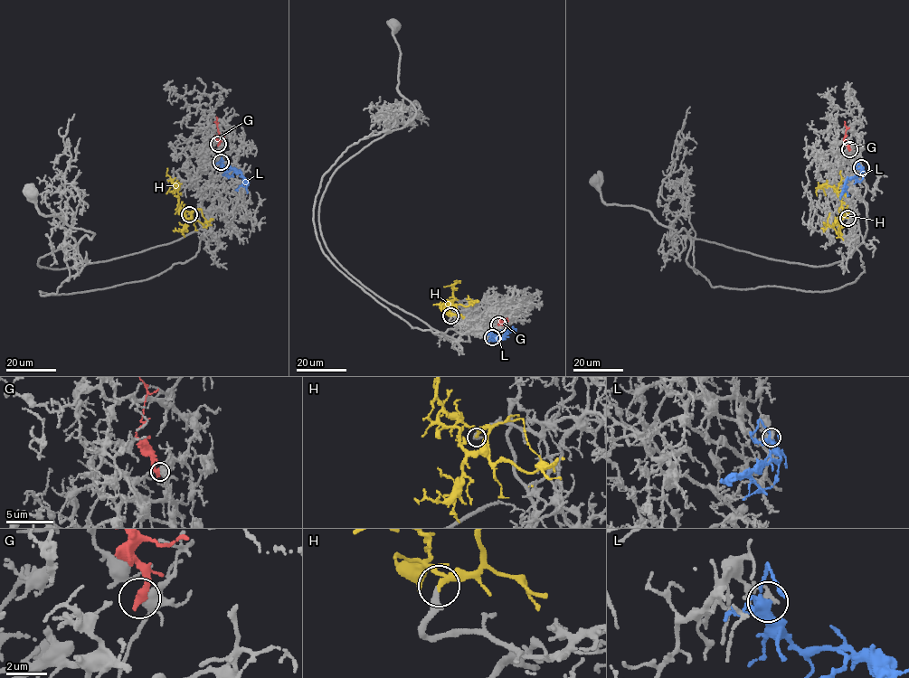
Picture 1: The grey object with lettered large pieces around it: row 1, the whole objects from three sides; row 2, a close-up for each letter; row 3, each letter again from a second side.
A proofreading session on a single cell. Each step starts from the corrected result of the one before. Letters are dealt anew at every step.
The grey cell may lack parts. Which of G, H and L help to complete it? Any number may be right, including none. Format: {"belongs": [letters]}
{"belongs": ["H"]}

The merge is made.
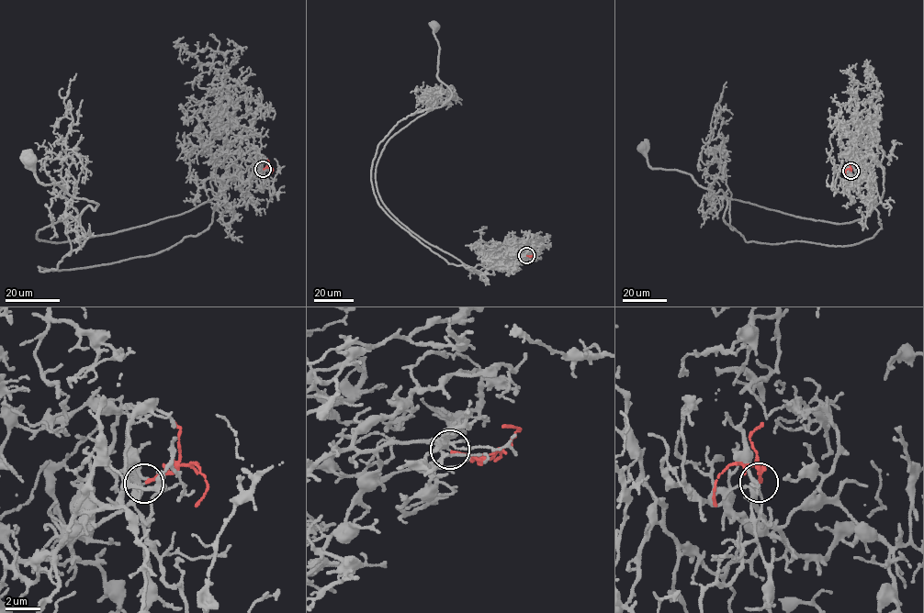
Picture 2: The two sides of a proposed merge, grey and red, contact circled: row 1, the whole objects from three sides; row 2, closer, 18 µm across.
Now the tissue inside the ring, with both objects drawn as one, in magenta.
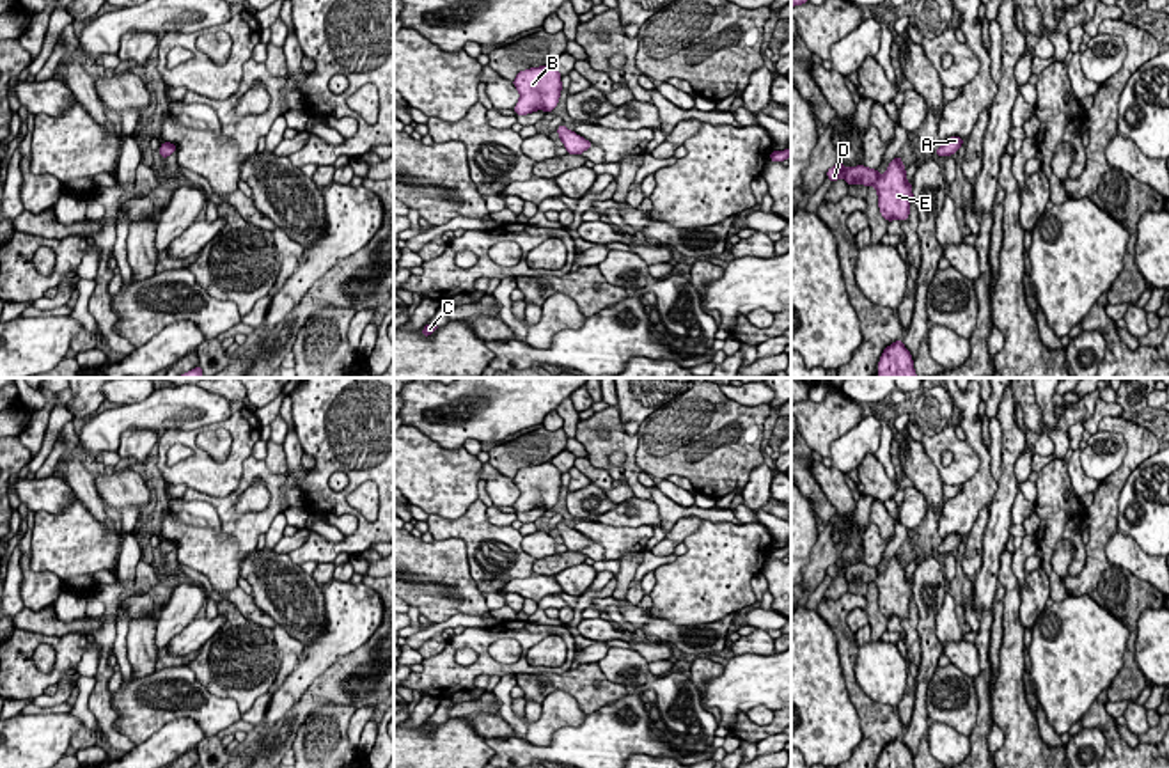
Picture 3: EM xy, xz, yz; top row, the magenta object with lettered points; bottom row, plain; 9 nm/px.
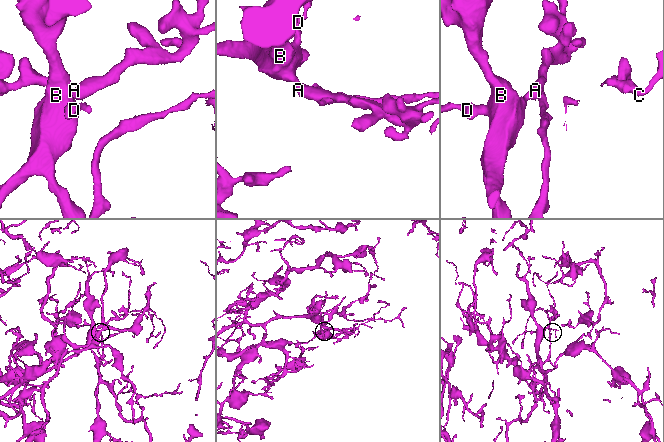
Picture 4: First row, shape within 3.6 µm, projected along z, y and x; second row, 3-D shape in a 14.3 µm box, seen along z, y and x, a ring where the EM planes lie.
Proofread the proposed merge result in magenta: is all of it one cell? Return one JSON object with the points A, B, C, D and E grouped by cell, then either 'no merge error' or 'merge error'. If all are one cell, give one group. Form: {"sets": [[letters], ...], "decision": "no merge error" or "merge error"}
{"sets": [["A", "B", "C", "D", "E"]], "decision": "no merge error"}

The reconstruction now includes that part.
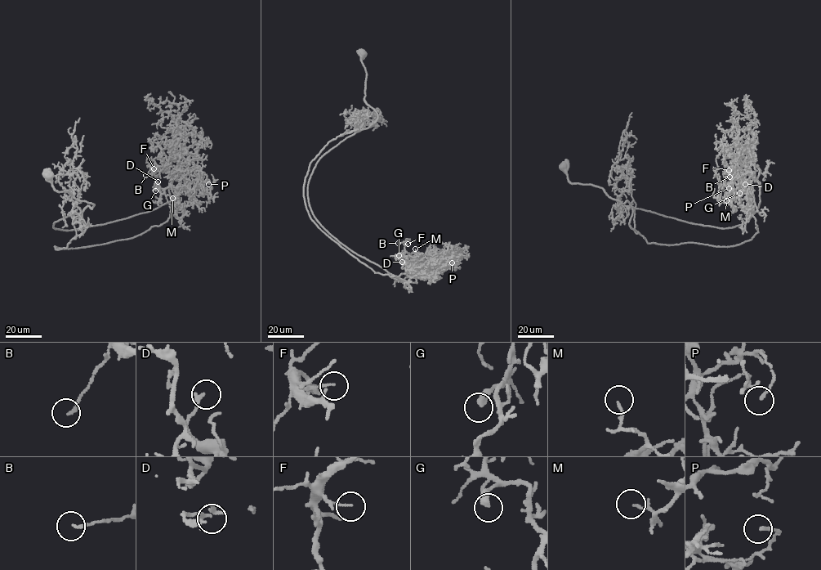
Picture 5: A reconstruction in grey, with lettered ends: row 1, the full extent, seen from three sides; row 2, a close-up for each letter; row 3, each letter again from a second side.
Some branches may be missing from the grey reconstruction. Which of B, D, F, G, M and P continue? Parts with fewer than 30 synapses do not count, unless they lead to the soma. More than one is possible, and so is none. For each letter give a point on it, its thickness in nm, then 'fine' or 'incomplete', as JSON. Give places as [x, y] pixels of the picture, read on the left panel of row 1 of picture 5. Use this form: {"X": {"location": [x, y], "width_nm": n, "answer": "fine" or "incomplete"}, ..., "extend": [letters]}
{"B": {"location": [145, 175], "width_nm": 150, "answer": "fine"}, "D": {"location": [158, 181], "width_nm": 200, "answer": "fine"}, "F": {"location": [153, 168], "width_nm": 100, "answer": "fine"}, "G": {"location": [155, 190], "width_nm": 380, "answer": "fine"}, "M": {"location": [172, 198], "width_nm": 80, "answer": "fine"}, "P": {"location": [208, 184], "width_nm": 140, "answer": "fine"}, "extend": []}

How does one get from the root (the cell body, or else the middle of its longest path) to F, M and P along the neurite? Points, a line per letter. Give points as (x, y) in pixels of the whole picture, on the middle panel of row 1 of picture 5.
F: (362, 54), (364, 99), (377, 118), (311, 161), (305, 204), (376, 272), (413, 271), (399, 258), (408, 244)
M: (362, 54), (364, 99), (377, 118), (311, 161), (305, 208), (376, 272), (413, 271), (402, 268), (415, 249)
P: (362, 54), (364, 99), (377, 118), (330, 141), (310, 163), (309, 215), (376, 272), (411, 278), (452, 262)

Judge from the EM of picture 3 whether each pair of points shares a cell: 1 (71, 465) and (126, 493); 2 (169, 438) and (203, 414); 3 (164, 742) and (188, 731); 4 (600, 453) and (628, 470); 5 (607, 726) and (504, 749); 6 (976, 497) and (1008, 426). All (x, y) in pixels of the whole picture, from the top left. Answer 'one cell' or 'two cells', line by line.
1: one cell
2: two cells
3: one cell
4: one cell
5: one cell
6: two cells

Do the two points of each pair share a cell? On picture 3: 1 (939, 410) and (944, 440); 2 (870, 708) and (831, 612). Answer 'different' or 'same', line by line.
1: different
2: same

